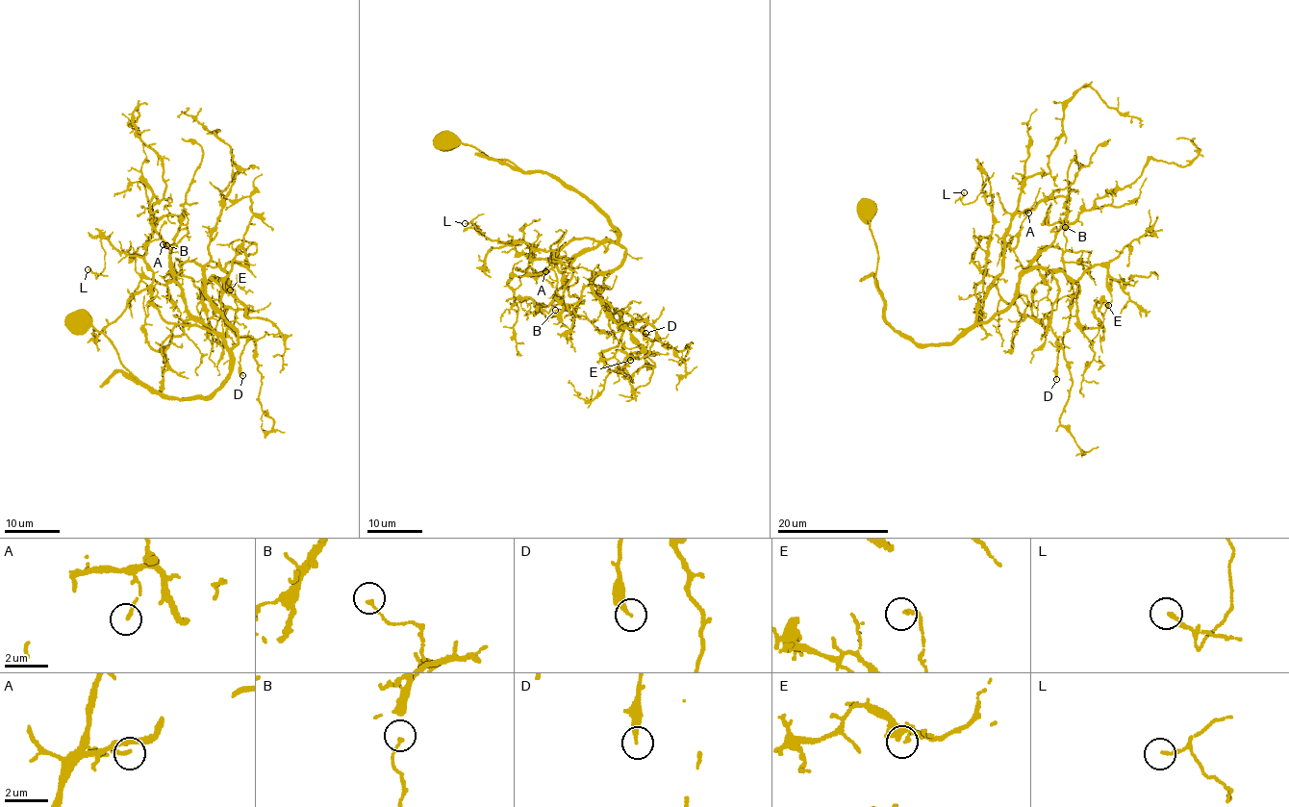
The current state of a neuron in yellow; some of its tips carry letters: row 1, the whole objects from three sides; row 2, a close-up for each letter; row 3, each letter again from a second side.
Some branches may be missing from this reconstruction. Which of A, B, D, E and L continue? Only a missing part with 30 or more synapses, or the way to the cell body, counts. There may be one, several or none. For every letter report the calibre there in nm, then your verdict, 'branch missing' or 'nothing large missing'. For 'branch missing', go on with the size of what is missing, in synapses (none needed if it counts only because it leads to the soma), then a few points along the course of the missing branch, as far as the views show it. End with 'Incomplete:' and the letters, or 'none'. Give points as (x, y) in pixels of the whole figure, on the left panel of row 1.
A: calibre 150 nm; nothing large missing
B: calibre 140 nm; nothing large missing
D: calibre 240 nm; nothing large missing
E: calibre 140 nm; nothing large missing
L: calibre 180 nm; nothing large missing
Incomplete: none

